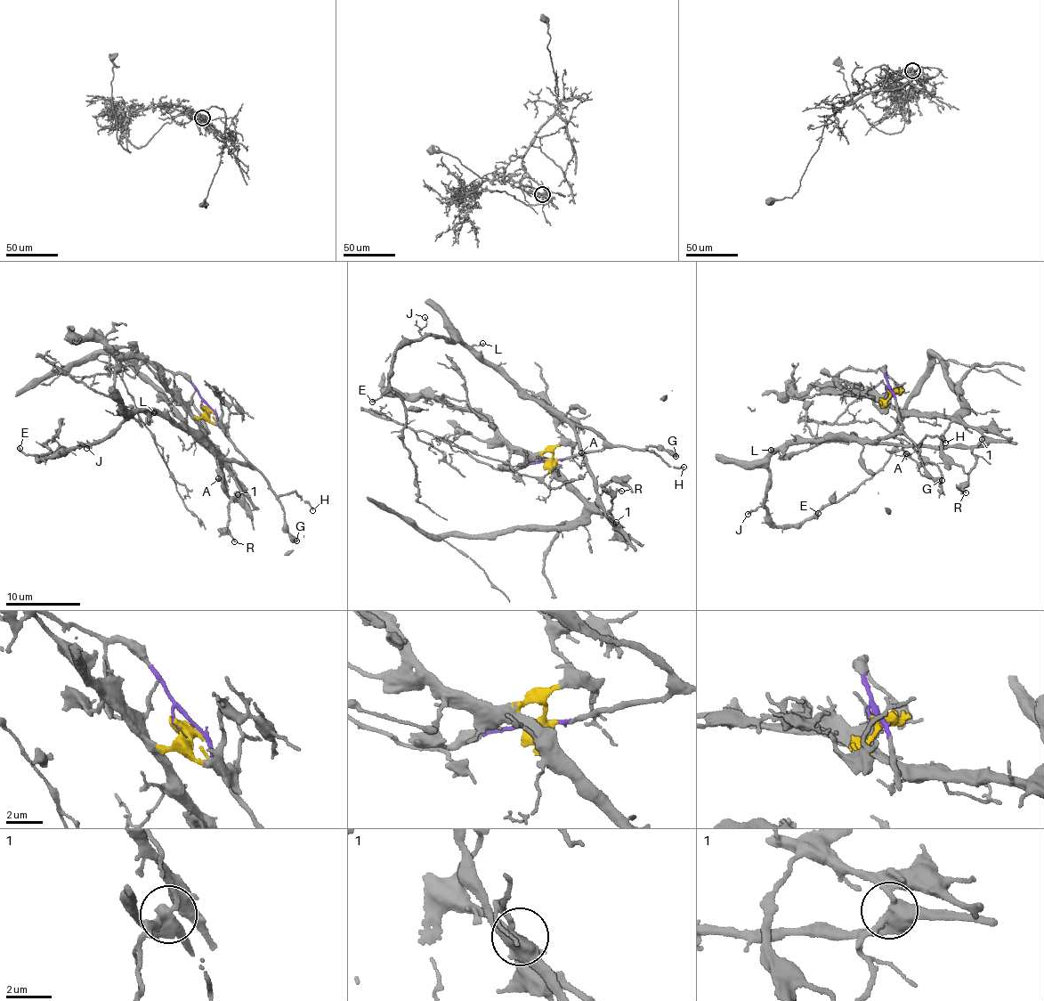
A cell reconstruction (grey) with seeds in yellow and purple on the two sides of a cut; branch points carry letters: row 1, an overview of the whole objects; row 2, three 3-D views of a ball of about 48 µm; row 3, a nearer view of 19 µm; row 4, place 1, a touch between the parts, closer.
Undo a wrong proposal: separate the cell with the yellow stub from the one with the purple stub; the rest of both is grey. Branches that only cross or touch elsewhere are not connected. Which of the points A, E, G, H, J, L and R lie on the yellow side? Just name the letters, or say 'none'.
R

